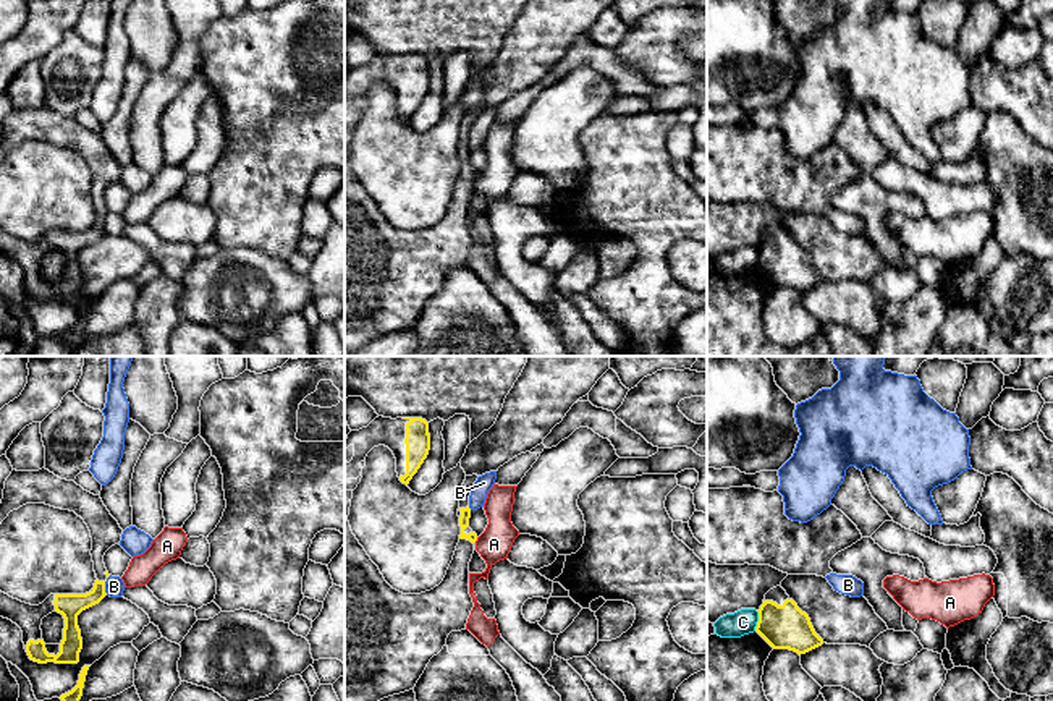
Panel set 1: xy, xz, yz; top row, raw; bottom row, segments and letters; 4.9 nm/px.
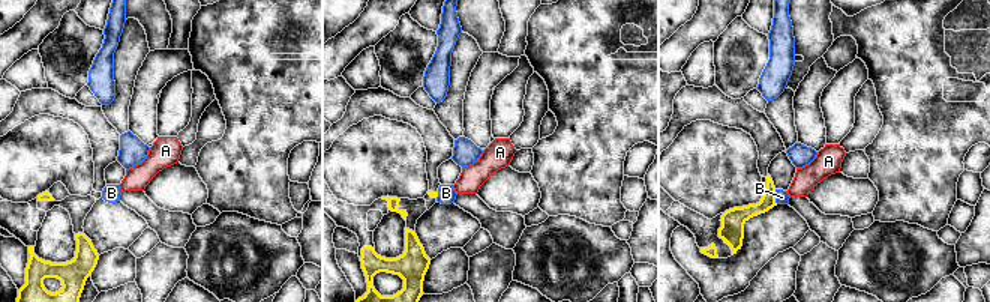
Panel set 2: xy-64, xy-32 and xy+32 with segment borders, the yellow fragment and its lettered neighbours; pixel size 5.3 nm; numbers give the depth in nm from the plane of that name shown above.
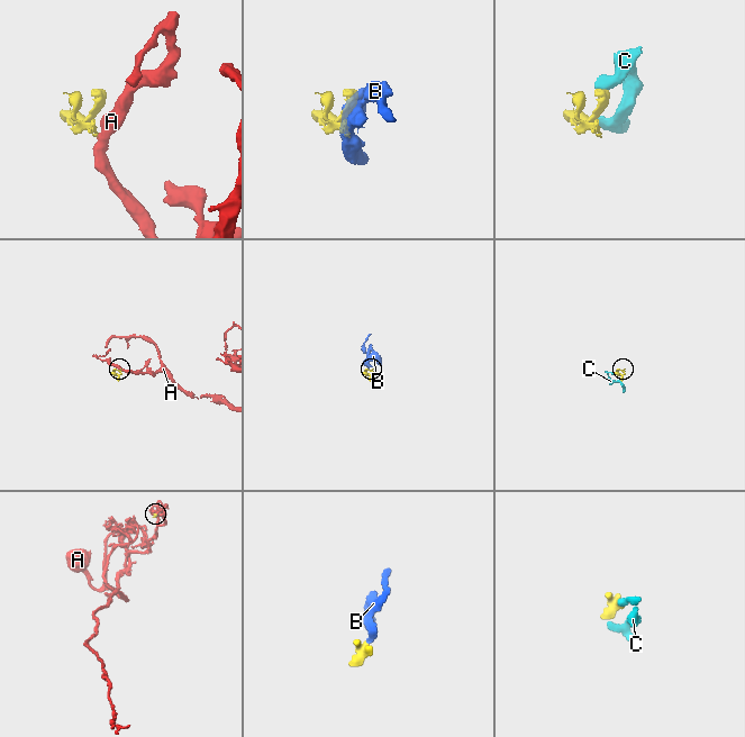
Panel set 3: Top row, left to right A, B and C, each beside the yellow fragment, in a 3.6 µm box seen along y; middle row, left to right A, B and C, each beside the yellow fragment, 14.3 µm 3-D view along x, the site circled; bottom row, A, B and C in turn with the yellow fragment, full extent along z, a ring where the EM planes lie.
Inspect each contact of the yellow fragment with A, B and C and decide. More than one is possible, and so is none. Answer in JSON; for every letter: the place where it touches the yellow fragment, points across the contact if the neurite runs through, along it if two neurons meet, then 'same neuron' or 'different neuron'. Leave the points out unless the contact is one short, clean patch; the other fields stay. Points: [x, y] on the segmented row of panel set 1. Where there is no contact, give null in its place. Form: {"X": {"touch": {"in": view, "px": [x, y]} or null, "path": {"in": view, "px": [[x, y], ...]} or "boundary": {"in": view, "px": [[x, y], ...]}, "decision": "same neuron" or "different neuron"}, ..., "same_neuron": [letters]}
{"A": {"touch": {"in": "xz", "px": [476, 539]}, "boundary": {"in": "xz", "px": [[477, 538], [474, 541]]}, "decision": "different neuron"}, "B": {"touch": {"in": "xy", "px": [104, 585]}, "boundary": {"in": "xy", "px": [[110, 575], [105, 582], [105, 594]]}, "decision": "different neuron"}, "C": {"touch": {"in": "yz", "px": [759, 620]}, "boundary": {"in": "yz", "px": [[757, 611], [754, 630]]}, "decision": "different neuron"}, "same_neuron": []}

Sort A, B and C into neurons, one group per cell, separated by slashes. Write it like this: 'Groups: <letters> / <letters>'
Groups: A / B / C

